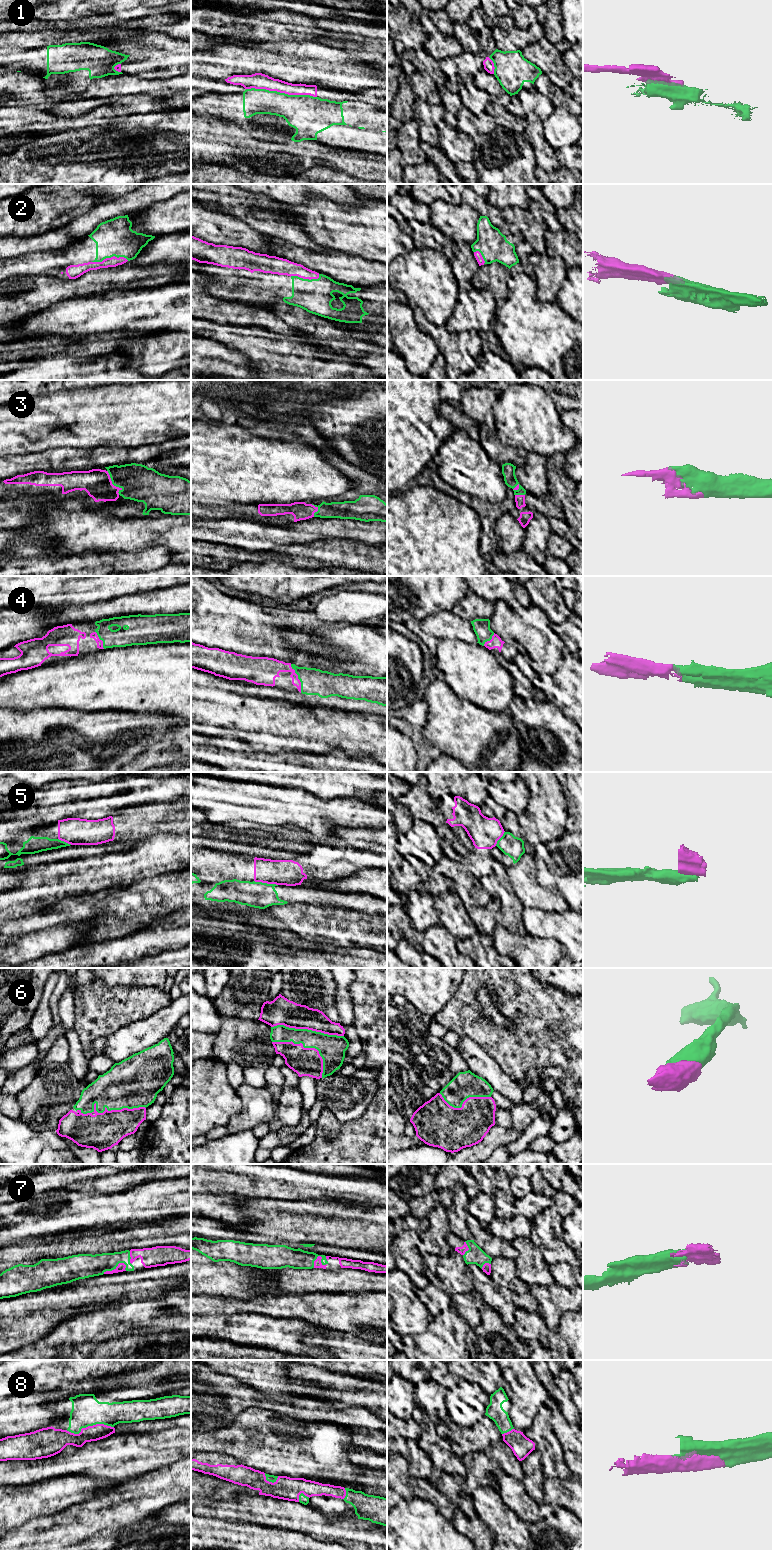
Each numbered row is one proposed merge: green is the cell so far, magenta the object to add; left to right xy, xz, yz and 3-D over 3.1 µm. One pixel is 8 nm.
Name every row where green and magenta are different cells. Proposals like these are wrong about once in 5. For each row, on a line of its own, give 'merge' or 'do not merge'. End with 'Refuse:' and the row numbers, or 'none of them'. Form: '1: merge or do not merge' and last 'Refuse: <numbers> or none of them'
1: do not merge
2: merge
3: merge
4: merge
5: do not merge
6: merge
7: merge
8: merge
Refuse: 1, 5

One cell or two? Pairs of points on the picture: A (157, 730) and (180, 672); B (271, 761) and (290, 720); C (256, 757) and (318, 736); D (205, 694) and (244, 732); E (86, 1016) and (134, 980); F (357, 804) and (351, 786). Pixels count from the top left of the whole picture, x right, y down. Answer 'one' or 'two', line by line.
A: two
B: two
C: two
D: one
E: two
F: two

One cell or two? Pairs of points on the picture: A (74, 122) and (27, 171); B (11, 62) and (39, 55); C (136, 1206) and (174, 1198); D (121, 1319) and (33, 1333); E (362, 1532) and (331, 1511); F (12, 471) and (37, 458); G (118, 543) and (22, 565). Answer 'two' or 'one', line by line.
A: two
B: one
C: one
D: two
E: two
F: one
G: two

